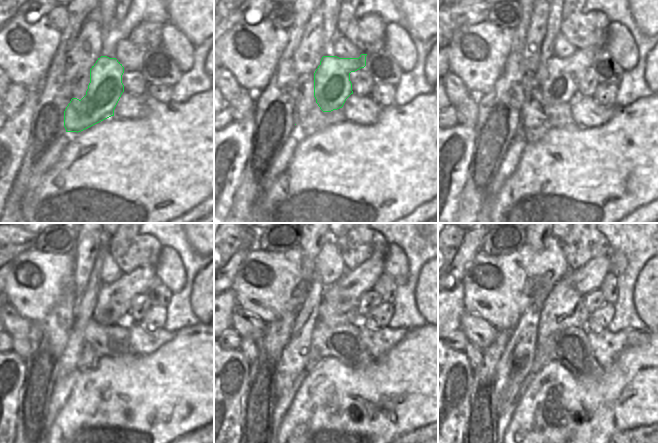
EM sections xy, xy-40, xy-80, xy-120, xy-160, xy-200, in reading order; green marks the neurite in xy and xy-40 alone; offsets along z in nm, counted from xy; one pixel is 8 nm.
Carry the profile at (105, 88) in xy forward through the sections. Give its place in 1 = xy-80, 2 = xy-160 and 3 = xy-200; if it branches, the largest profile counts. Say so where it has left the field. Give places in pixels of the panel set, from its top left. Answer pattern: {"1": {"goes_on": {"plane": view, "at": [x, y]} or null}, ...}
{"1": {"goes_on": {"plane": "xy-80", "at": [564, 74]}}, "2": {"goes_on": {"plane": "xy-160", "at": [343, 295]}}, "3": {"goes_on": {"plane": "xy-200", "at": [591, 276]}}}

